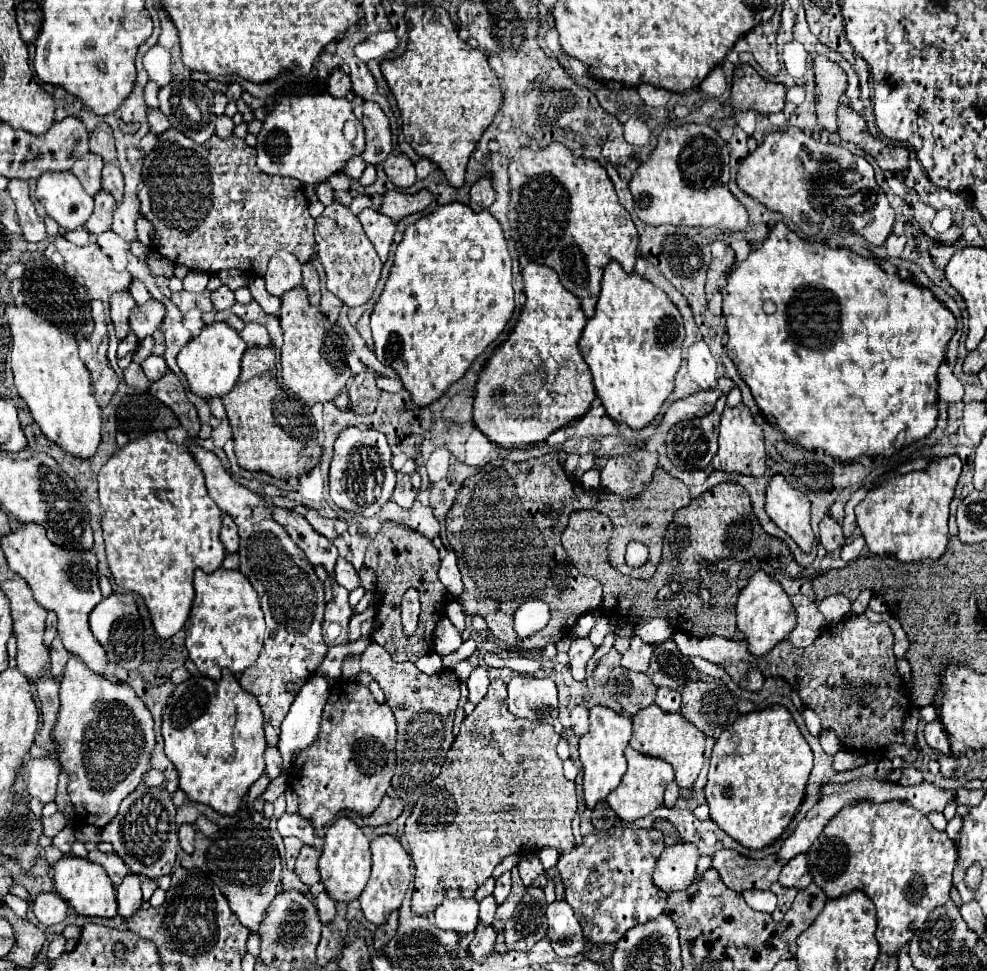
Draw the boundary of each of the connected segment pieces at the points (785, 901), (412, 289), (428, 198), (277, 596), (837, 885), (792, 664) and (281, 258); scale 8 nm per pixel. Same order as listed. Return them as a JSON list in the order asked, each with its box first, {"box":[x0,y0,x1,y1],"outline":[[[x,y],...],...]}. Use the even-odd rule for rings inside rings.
[{"box":[770,882,798,922],"outline":[[[774,882],[770,890],[772,890],[772,892],[776,894],[776,898],[778,898],[778,906],[776,906],[776,910],[772,912],[772,918],[774,918],[776,922],[780,922],[780,920],[784,918],[786,910],[788,910],[788,906],[792,904],[798,888],[784,888],[784,886],[780,886],[778,882]]]},{"box":[370,202,512,406],"outline":[[[460,202],[444,204],[404,230],[388,282],[370,316],[374,354],[380,362],[398,372],[404,388],[418,406],[428,406],[440,398],[452,382],[462,378],[474,358],[498,338],[512,318],[512,312],[512,260],[498,220],[488,210],[474,212]]]},{"box":[380,190,432,222],"outline":[[[388,190],[384,194],[384,202],[380,212],[392,218],[394,222],[402,220],[408,214],[424,210],[432,202],[432,192],[430,190],[420,190],[416,194],[404,194],[400,190]]]},{"box":[188,446,328,746],"outline":[[[188,446],[190,454],[198,462],[208,482],[208,496],[216,506],[230,514],[238,526],[240,536],[240,572],[246,574],[254,590],[258,592],[260,606],[266,616],[266,640],[260,658],[252,668],[246,668],[240,676],[244,690],[254,694],[264,712],[266,744],[276,746],[280,736],[280,724],[288,714],[294,694],[286,690],[288,682],[306,682],[316,666],[326,656],[328,646],[322,640],[322,614],[324,614],[324,582],[316,576],[314,566],[304,552],[292,542],[286,530],[270,518],[270,508],[248,488],[240,486],[222,466],[220,458],[204,450],[202,446]]]},{"box":[808,802,956,954],"outline":[[[852,802],[836,814],[822,830],[820,838],[808,850],[808,866],[812,880],[820,884],[828,898],[844,896],[852,890],[862,890],[876,906],[878,928],[876,940],[880,950],[886,954],[896,952],[912,934],[924,924],[924,918],[950,898],[952,888],[952,870],[956,866],[956,846],[946,832],[938,832],[930,820],[906,802]]]},{"box":[672,614,910,752],"outline":[[[852,614],[852,618],[828,626],[808,650],[796,650],[788,640],[782,640],[764,656],[754,656],[744,640],[736,642],[720,636],[698,640],[680,630],[674,631],[672,639],[685,656],[699,656],[714,664],[720,662],[736,684],[740,684],[752,666],[760,668],[764,676],[776,674],[788,680],[818,714],[822,730],[834,730],[842,742],[854,732],[854,750],[882,752],[894,742],[904,742],[902,724],[910,708],[910,696],[896,668],[892,652],[894,636],[886,622],[872,624],[864,614]]]},{"box":[264,252,302,296],"outline":[[[276,252],[270,262],[268,270],[264,274],[266,280],[266,290],[274,296],[282,296],[284,292],[296,288],[302,284],[302,274],[300,274],[302,264],[296,260],[296,256],[288,252]]]}]

